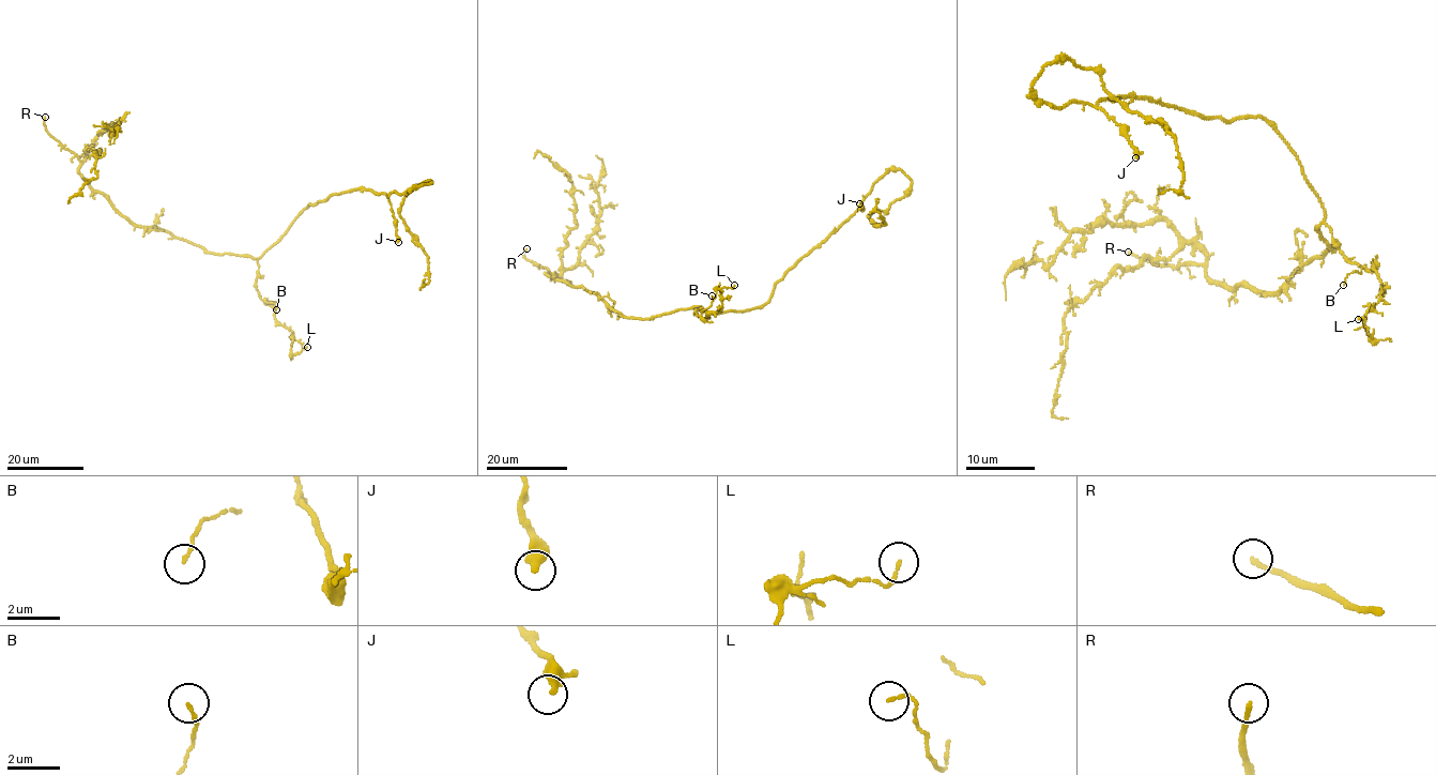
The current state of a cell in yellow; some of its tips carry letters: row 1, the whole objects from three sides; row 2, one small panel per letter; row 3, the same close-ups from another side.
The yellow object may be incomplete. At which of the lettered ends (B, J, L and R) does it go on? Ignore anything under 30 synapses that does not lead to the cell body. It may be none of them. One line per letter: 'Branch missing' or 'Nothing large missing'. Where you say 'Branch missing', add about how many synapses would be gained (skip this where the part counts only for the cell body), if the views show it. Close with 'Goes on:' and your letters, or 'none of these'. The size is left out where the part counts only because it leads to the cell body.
B: Nothing large missing
J: Nothing large missing
L: Nothing large missing
R: Branch missing
Goes on: R

